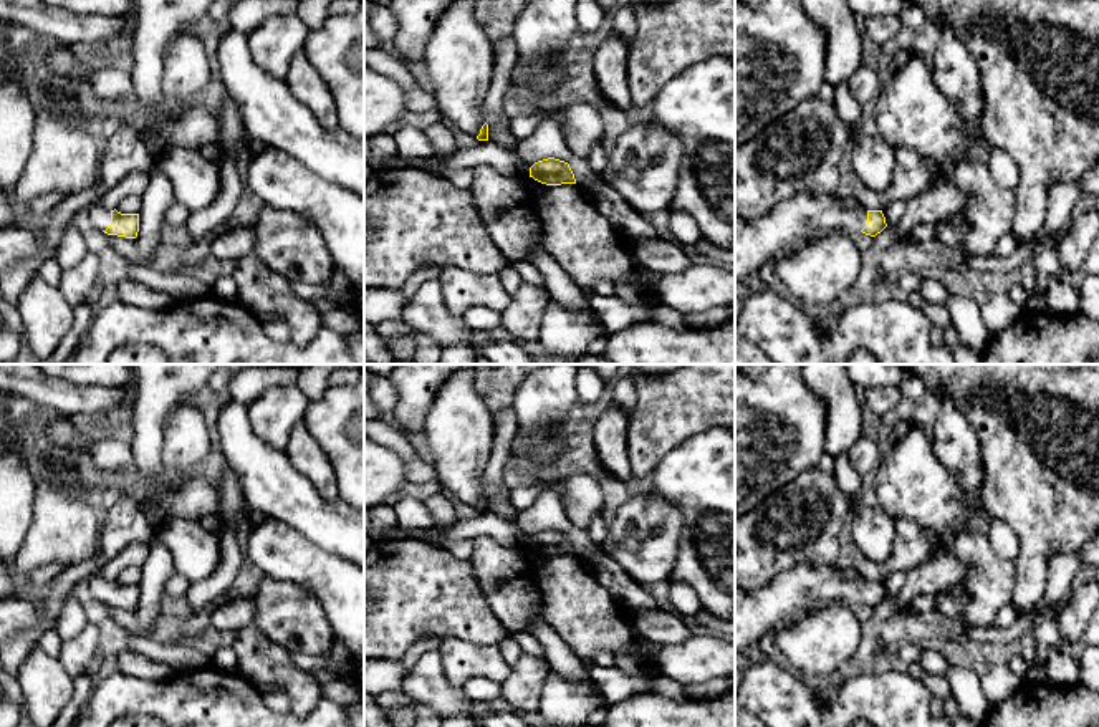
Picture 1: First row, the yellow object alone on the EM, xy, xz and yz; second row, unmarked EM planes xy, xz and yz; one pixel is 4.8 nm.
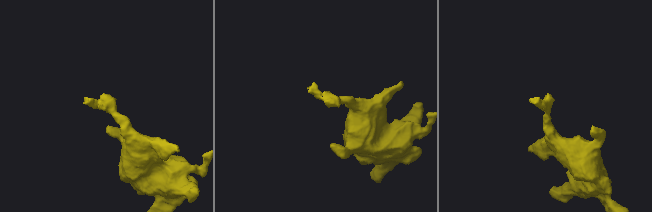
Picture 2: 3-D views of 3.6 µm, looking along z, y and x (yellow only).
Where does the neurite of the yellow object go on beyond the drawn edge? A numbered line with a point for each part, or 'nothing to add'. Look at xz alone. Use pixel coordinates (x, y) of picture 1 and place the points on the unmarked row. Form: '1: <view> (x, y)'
1: xz (459, 431)

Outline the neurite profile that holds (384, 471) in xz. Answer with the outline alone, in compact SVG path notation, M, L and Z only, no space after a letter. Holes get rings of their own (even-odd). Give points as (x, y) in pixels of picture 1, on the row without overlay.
M364 437L364 507L374 508L409 484L407 464L394 450Z

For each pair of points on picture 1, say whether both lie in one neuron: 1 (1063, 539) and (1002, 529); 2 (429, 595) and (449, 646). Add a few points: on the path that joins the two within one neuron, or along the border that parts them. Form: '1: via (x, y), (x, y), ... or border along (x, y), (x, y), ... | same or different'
1: border along (992, 517), (1012, 529), (1015, 560) | different
2: border along (442, 636), (455, 636), (484, 646) | different

